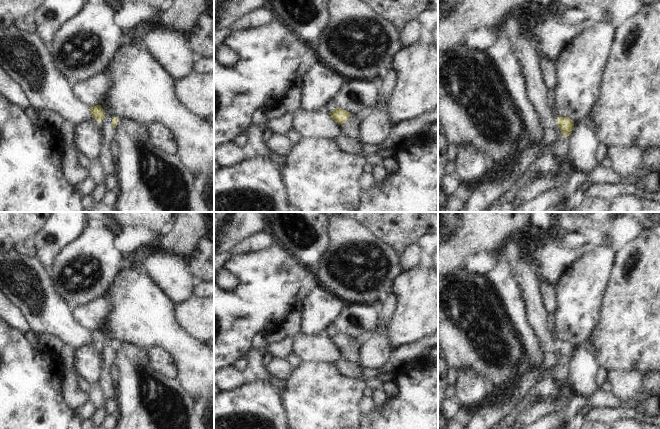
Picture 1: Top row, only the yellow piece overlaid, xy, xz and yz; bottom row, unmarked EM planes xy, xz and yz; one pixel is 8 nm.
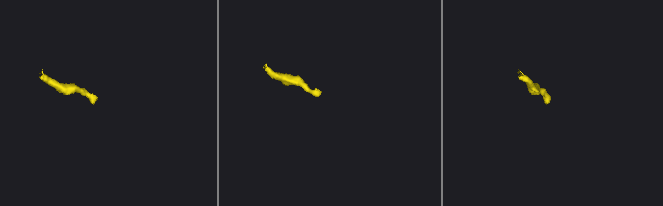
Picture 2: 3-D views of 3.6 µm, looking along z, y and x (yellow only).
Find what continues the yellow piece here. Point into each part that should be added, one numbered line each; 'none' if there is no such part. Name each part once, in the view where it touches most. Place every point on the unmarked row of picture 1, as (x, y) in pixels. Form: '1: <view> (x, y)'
none

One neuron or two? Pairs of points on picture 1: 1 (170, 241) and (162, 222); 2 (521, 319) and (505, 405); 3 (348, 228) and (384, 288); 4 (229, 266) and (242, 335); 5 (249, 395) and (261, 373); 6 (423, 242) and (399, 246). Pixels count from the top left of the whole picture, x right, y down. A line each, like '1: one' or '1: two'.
1: two
2: one
3: one
4: one
5: two
6: two

